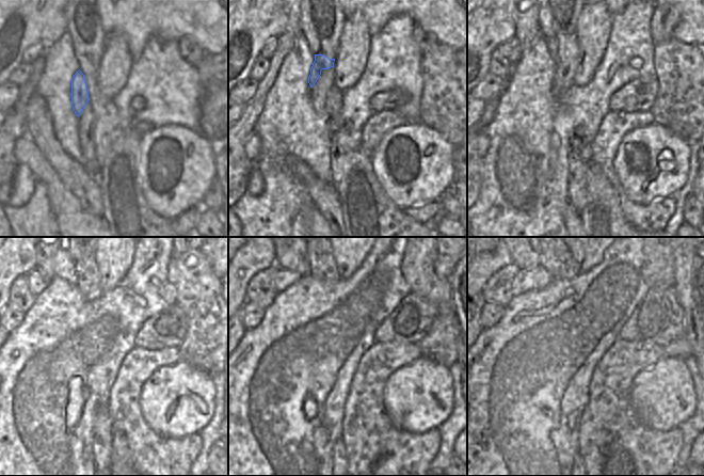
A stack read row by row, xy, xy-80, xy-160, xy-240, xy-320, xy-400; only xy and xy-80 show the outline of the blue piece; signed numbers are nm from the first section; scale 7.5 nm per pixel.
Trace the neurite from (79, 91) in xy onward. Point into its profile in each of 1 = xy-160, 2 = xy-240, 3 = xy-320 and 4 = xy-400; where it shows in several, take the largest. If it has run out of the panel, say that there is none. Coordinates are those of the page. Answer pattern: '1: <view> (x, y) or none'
1: xy-160 (552, 43)
2: xy-240 (64, 267)
3: xy-320 (296, 258)
4: xy-400 (525, 258)

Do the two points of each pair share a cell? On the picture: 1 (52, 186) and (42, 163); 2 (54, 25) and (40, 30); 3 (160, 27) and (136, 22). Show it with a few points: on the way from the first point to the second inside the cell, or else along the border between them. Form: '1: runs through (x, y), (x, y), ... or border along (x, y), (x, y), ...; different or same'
1: runs through (51, 180), (42, 169); same
2: runs through (51, 25), (43, 27); same
3: runs through (154, 22), (142, 22); same

